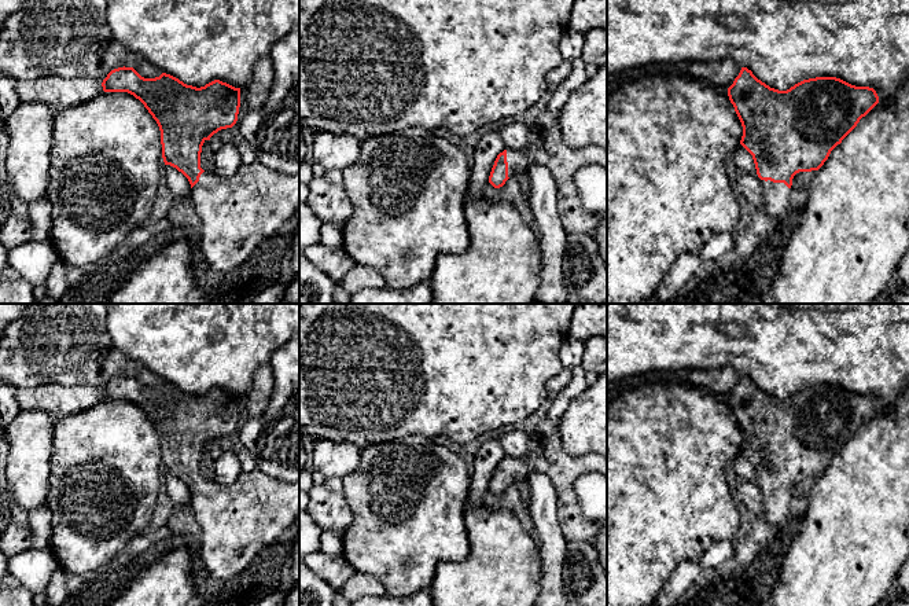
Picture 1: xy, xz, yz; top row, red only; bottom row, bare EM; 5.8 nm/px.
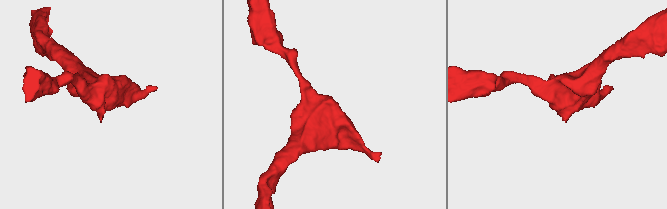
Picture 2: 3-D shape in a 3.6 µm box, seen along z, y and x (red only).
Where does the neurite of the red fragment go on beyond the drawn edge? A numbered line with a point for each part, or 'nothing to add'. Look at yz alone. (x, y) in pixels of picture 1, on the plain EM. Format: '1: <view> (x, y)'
1: yz (776, 504)

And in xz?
1: xz (545, 454)

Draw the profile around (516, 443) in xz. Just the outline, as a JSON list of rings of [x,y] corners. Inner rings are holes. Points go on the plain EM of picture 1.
[[[515,430],[501,436],[498,440],[503,447],[505,458],[527,456],[529,444],[530,444],[529,433],[522,430]]]

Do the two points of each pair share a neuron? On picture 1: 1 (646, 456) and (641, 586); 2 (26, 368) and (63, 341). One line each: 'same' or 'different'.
1: same
2: same

